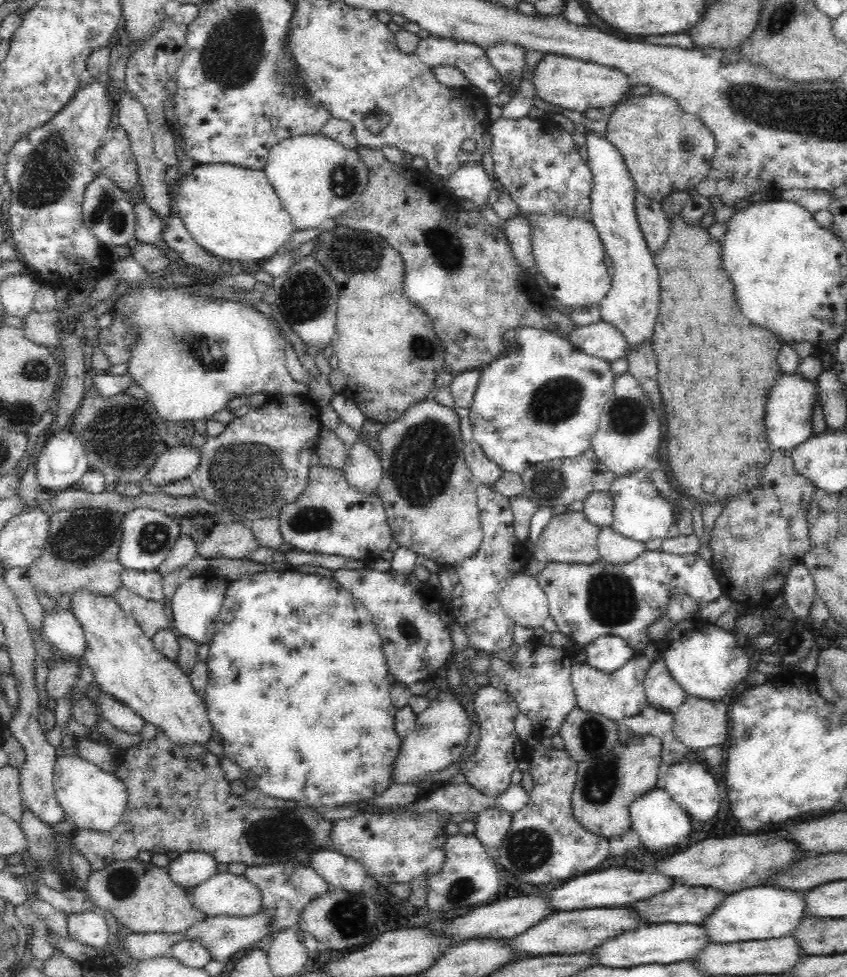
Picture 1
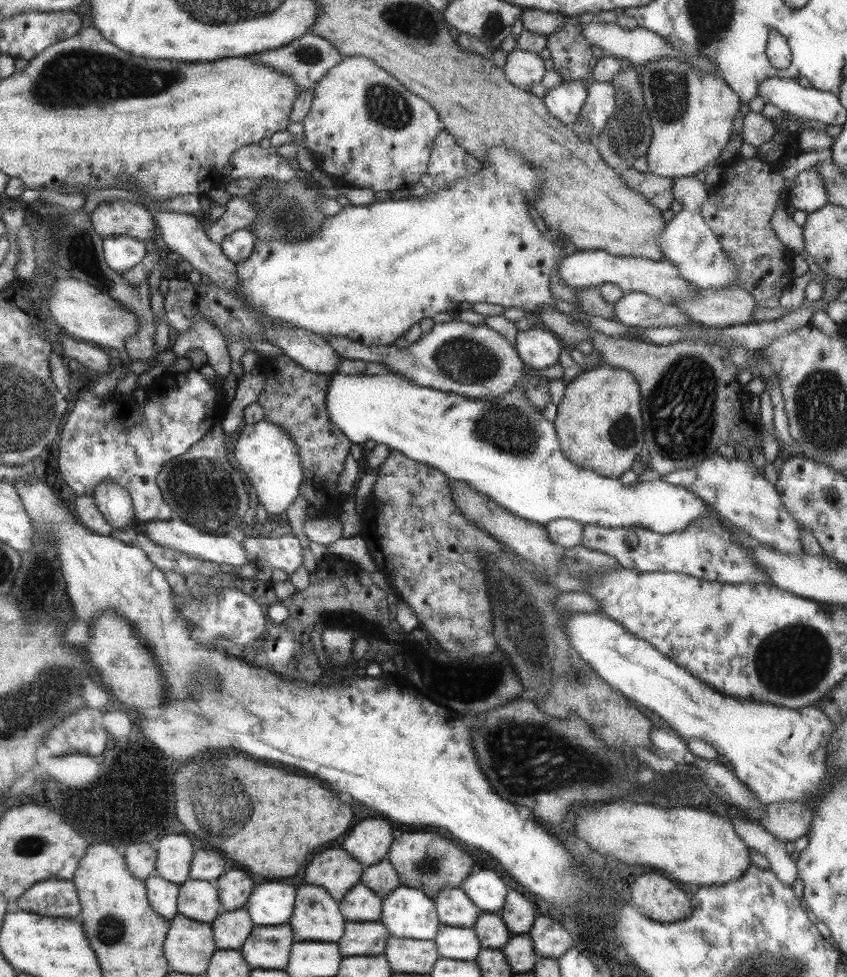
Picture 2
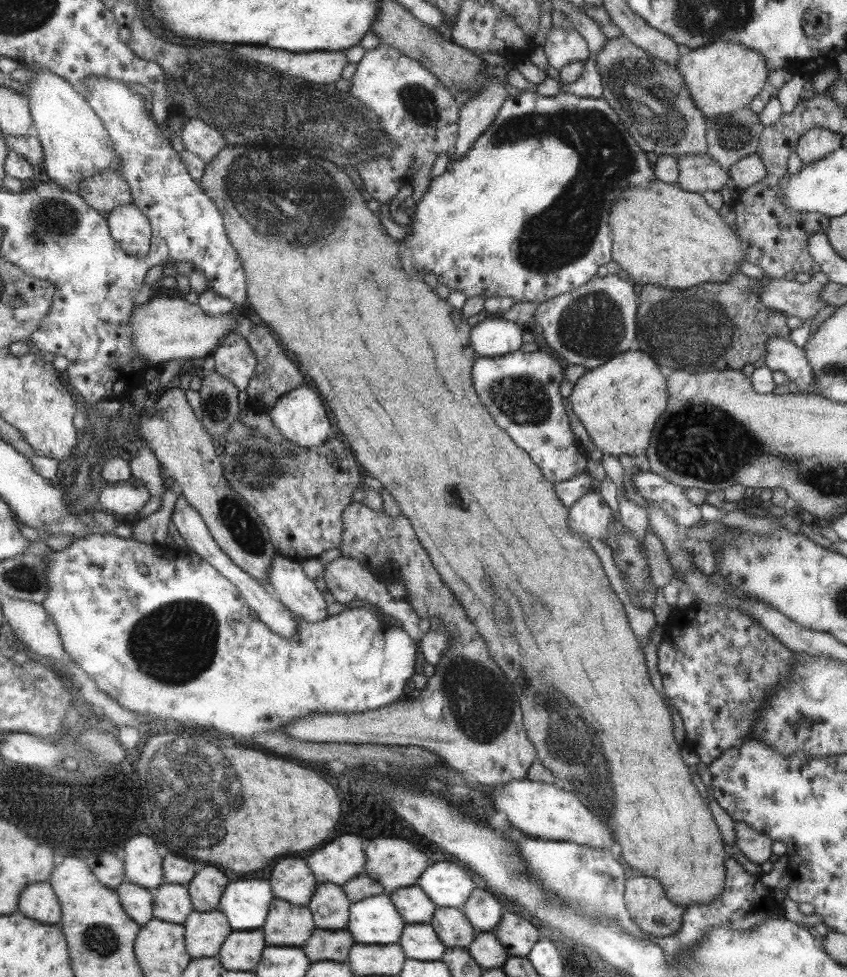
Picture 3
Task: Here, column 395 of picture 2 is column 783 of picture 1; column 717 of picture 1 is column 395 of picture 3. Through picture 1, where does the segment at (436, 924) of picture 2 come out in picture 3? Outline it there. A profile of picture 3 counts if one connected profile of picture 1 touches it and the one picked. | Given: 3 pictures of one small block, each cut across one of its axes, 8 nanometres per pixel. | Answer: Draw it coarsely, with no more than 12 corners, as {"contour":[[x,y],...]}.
{"contour":[[388,894],[352,903],[356,943],[401,941],[407,923]]}

